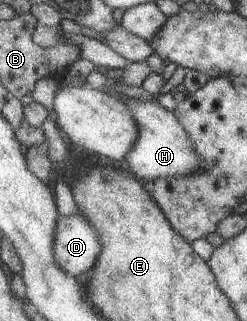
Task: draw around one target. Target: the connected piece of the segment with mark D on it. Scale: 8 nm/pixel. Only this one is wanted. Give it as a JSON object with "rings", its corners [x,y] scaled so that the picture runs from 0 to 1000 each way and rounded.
{"rings":[[[312,660],[279,673],[239,673],[231,735],[223,735],[223,804],[271,854],[336,866],[344,847],[360,847],[393,822],[413,779],[417,757],[413,741],[401,741],[401,723],[336,667]]]}

